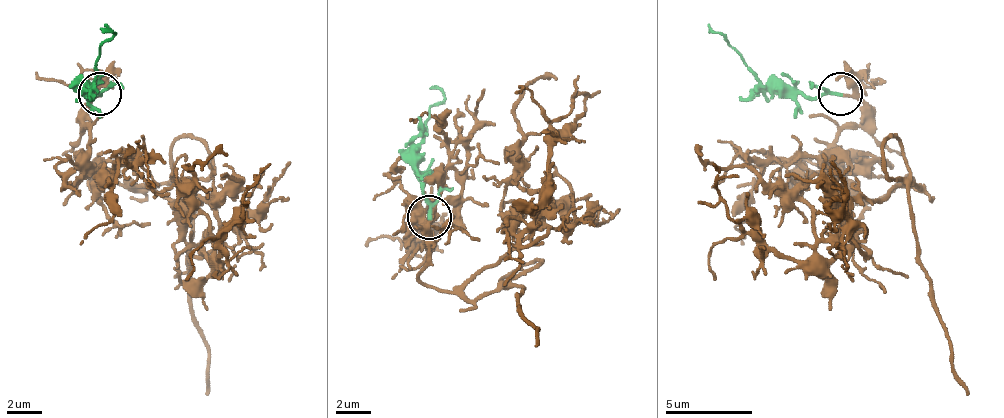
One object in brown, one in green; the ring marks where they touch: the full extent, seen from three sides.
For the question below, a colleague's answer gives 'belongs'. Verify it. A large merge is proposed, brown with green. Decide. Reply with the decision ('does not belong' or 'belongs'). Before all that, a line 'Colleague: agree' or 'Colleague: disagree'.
Colleague: agree
belongs

